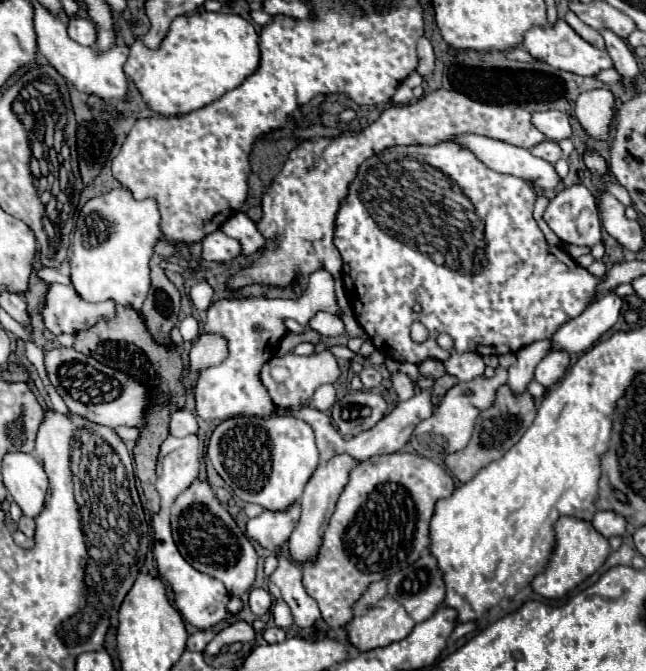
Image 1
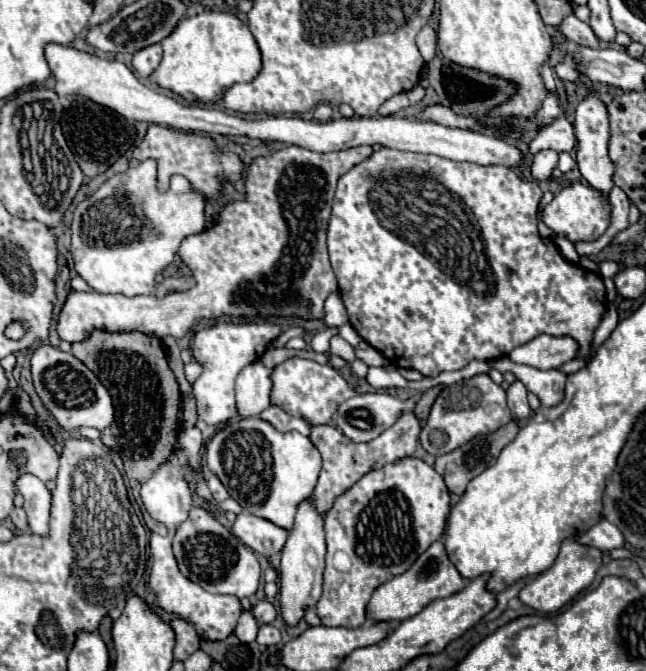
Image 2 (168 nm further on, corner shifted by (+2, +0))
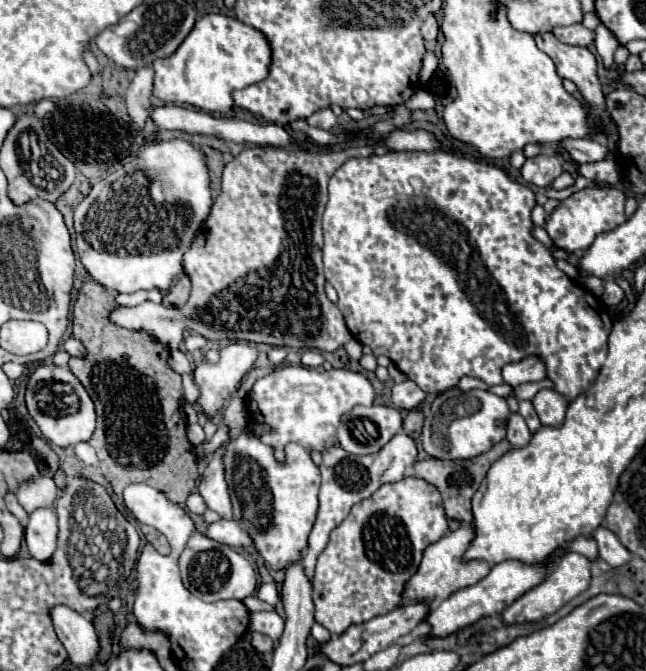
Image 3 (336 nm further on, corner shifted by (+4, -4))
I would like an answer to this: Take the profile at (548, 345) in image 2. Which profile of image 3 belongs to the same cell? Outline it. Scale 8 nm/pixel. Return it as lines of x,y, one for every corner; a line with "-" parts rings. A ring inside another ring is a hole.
529,356
521,362
511,362
503,368
503,380
511,386
519,386
525,382
539,382
543,378
545,378
545,364
535,356

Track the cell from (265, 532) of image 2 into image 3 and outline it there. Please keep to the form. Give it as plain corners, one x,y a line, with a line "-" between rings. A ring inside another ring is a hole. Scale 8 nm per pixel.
219,520
207,526
203,532
207,538
213,538
215,542
221,542
231,548
247,548
251,546
251,538
241,530
239,520

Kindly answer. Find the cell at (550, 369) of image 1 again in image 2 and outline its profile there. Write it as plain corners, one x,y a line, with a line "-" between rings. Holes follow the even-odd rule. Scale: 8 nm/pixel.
497,358
495,362
489,362
493,368
503,372
513,372
529,392
533,392
543,406
555,406
563,398
563,386
567,380
567,374
561,370
531,370
531,366
515,366
509,358

